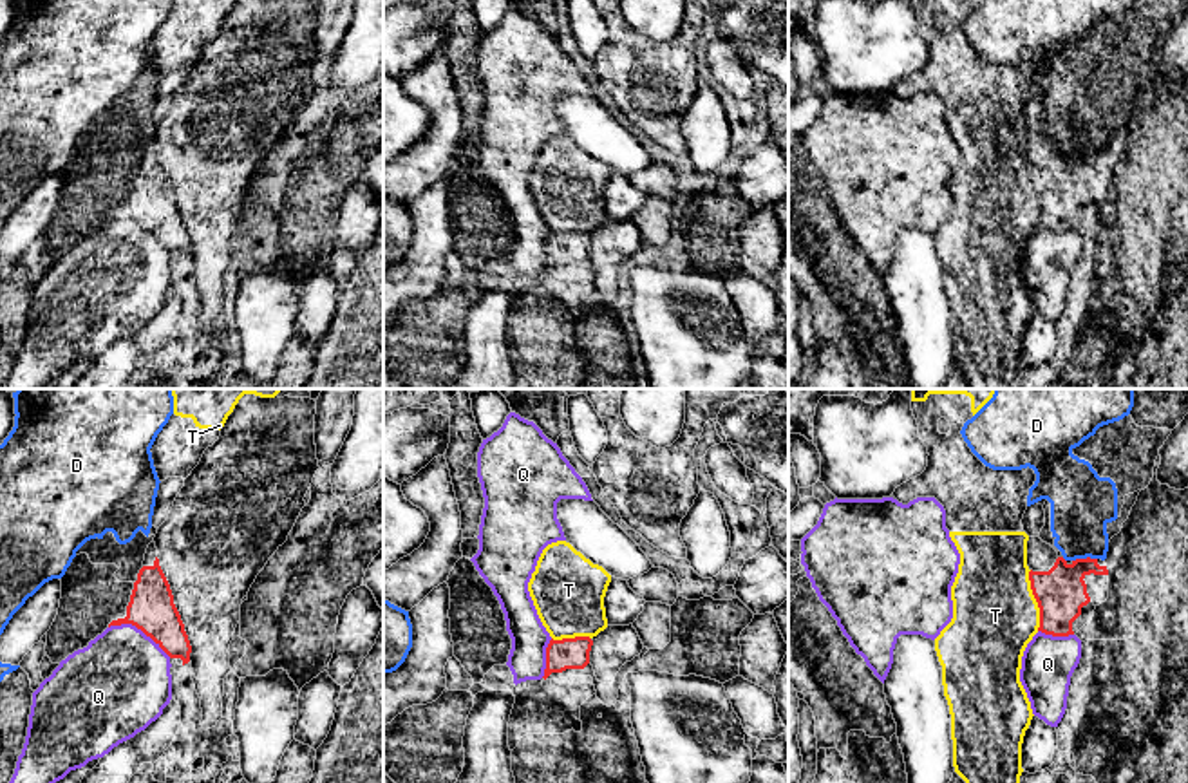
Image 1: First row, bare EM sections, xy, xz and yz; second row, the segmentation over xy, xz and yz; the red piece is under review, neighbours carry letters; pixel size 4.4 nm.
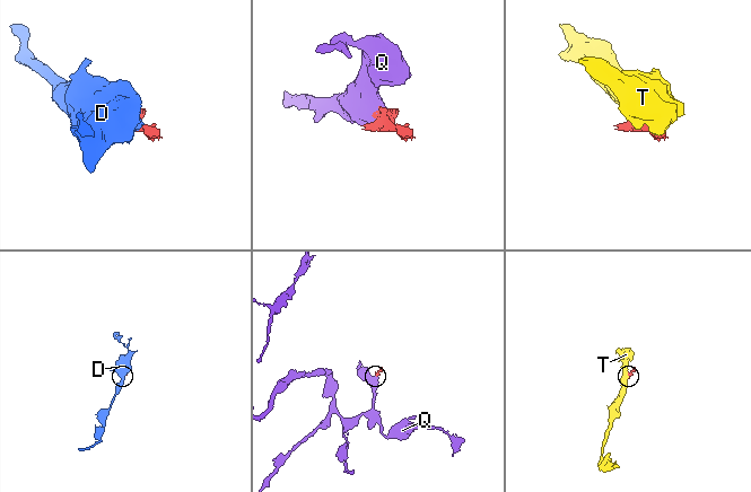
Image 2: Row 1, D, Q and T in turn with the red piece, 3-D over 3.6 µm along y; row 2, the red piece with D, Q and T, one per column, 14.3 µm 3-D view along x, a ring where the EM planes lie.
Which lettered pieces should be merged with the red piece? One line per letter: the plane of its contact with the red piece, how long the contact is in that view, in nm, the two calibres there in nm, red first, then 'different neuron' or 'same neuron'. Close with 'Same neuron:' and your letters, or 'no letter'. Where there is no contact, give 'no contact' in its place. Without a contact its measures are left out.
D: yz | 110 nm | 220/280 nm | different neuron
Q: xy | 320 nm | 200/440 nm | different neuron
T: yz | 280 nm | 220/380 nm | different neuron
Same neuron: no letter

